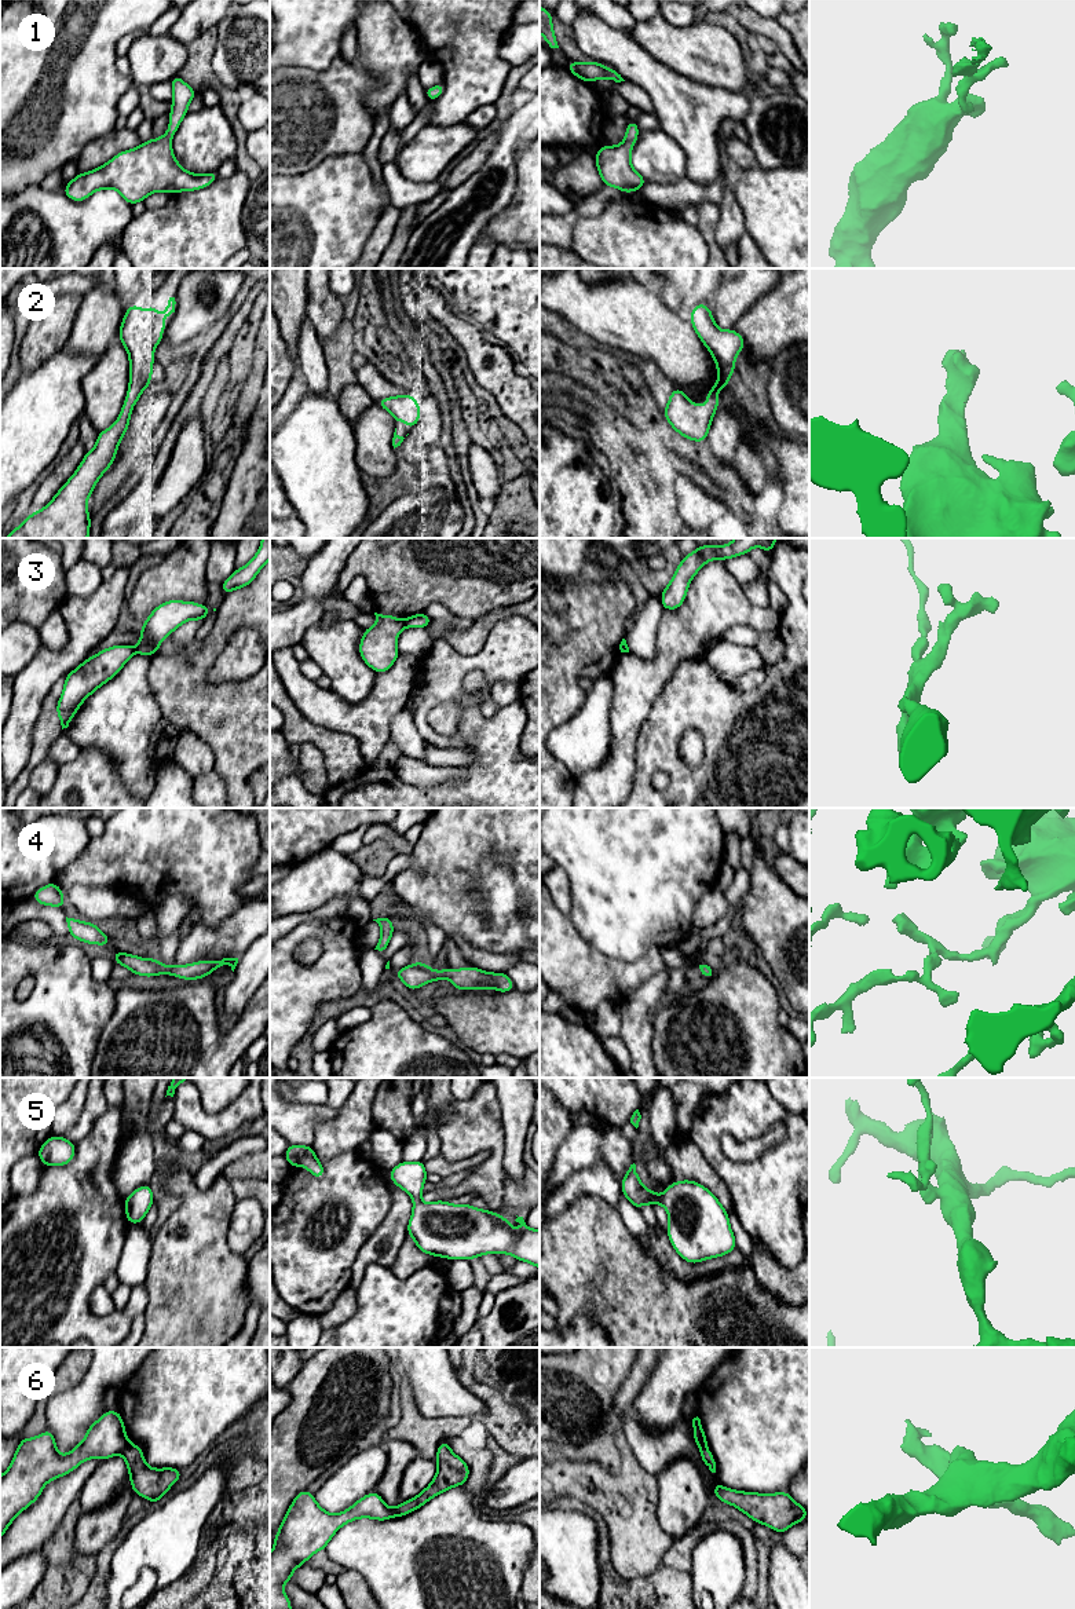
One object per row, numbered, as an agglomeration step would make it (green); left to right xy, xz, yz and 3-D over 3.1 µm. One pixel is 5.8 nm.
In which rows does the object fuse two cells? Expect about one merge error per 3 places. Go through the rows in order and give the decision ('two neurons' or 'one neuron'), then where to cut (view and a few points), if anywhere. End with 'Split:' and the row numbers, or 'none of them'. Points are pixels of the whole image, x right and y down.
1: one neuron; cut none
2: one neuron; cut none
3: two neurons; cut xz (402, 621), (405, 626)
4: one neuron; cut none
5: one neuron; cut none
6: two neurons; cut xy (130, 1444), (120, 1452)
Split: 3, 6

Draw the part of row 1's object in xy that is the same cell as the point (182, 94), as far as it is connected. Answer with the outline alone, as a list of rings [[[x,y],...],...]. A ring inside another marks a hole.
[[[179,74],[171,80],[171,84],[172,109],[168,131],[161,138],[118,153],[96,169],[78,173],[63,189],[66,197],[81,202],[95,191],[110,187],[134,205],[157,191],[179,193],[205,189],[219,178],[217,172],[190,173],[175,158],[171,140],[197,91]]]

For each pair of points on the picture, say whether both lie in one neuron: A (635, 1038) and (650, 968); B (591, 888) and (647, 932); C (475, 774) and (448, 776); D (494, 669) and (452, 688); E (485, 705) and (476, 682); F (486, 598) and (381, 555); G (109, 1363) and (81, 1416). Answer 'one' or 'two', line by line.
A: two
B: one
C: two
D: one
E: one
F: one
G: one

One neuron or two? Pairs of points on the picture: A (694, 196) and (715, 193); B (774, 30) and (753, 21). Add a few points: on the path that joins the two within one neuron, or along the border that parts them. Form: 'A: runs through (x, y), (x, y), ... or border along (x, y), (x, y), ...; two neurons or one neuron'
A: runs through (699, 193), (709, 193); one neuron
B: runs through (768, 28), (759, 25); one neuron

